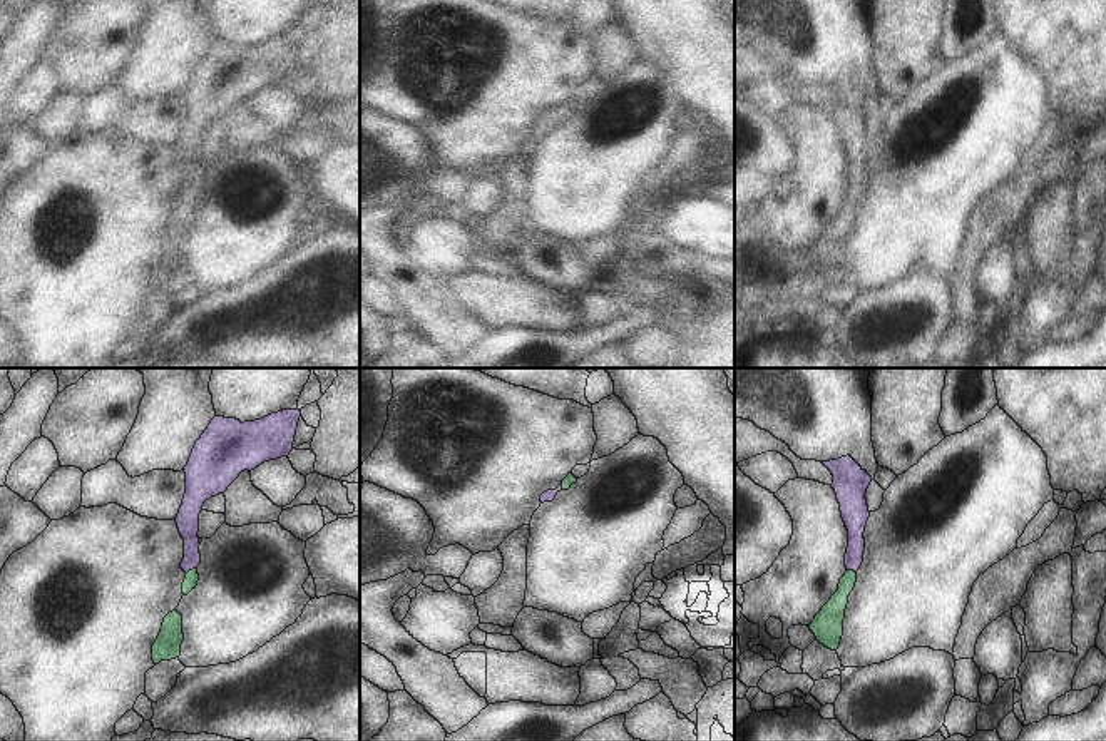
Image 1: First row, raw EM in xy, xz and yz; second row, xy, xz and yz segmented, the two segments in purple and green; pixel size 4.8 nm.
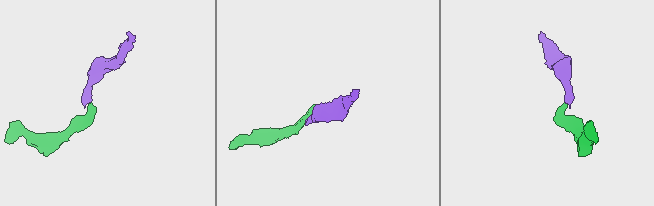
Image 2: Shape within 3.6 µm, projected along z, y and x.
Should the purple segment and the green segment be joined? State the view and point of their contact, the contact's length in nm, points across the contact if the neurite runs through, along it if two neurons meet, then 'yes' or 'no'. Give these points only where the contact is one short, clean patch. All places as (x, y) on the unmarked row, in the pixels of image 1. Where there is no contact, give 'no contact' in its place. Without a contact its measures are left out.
meets purple in xy at (191, 194); contact 70 nm long; runs through xy (188, 144), (191, 194), (191, 204); yes

